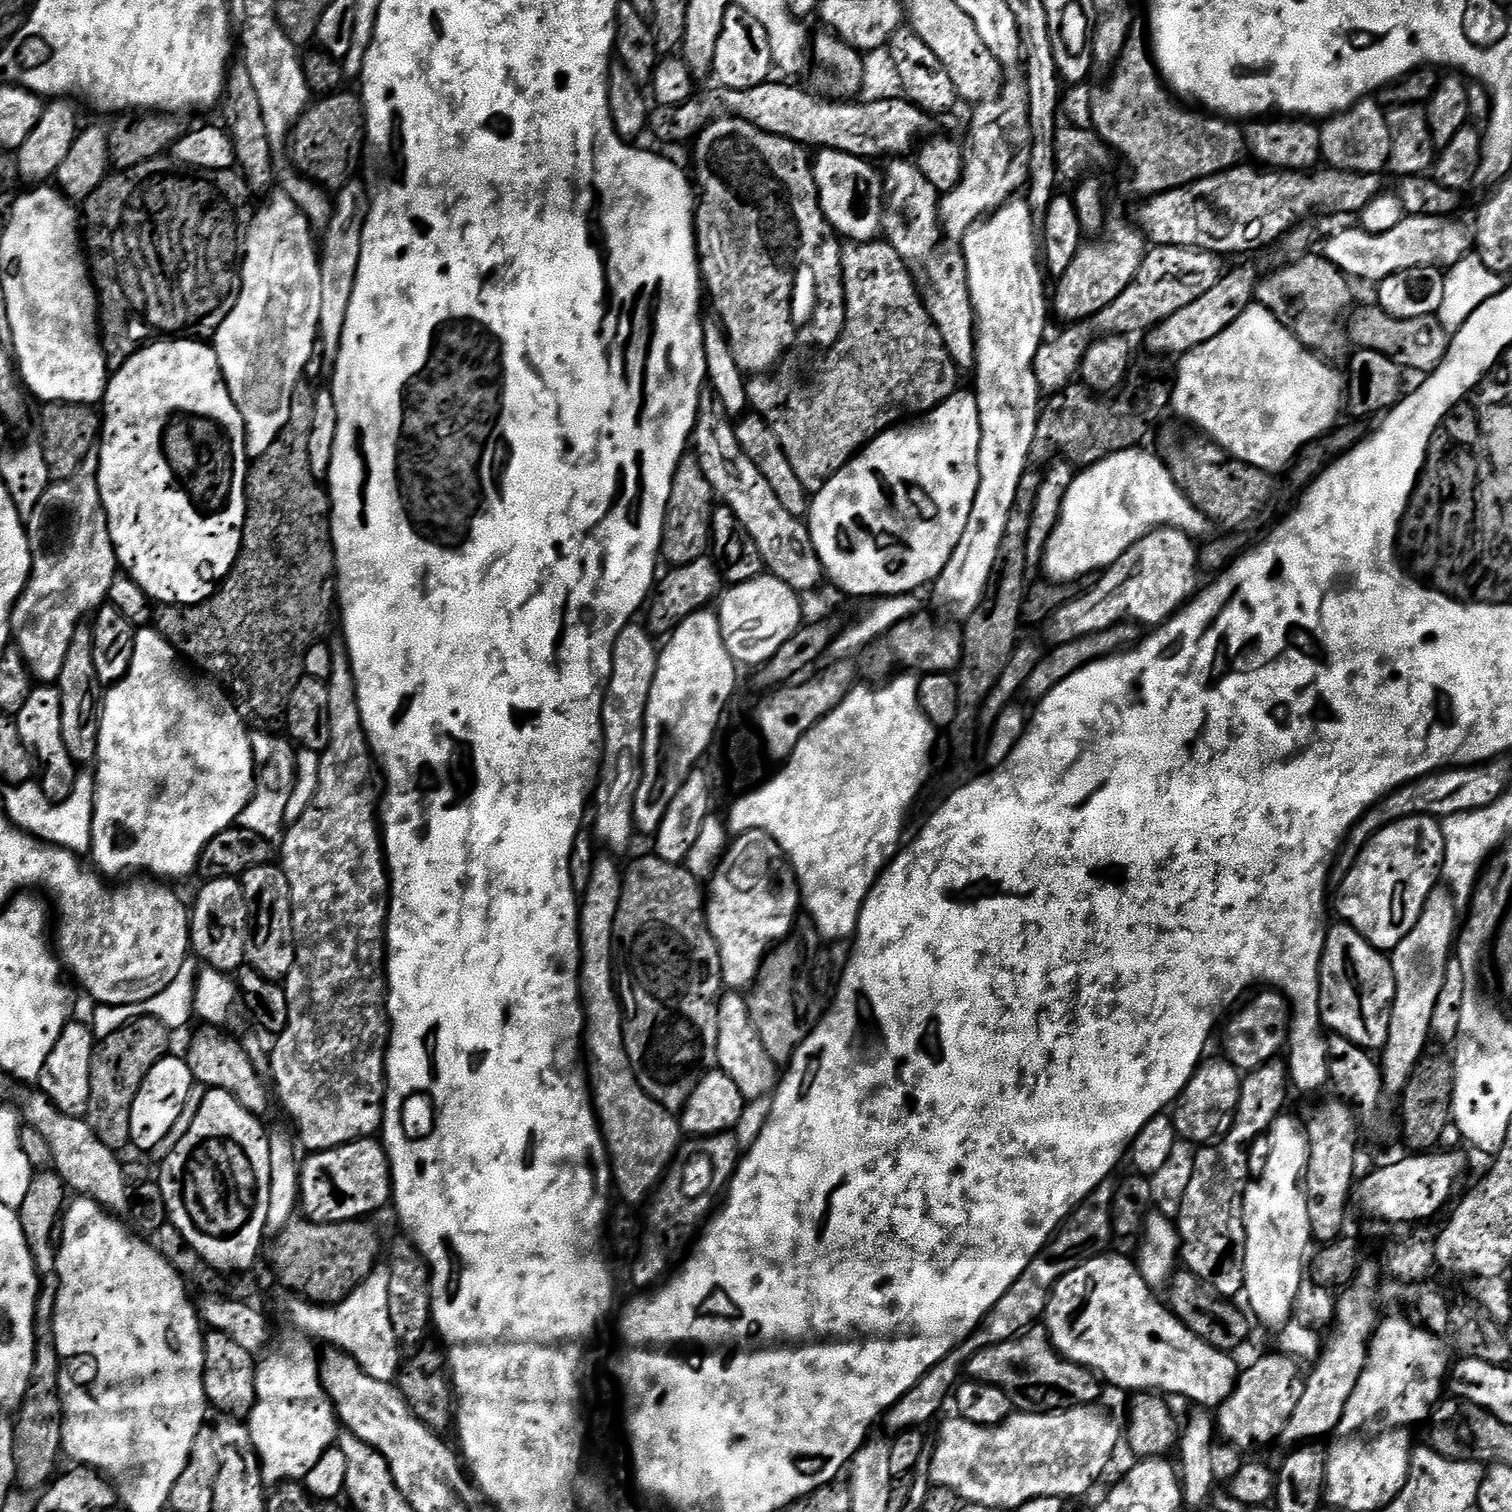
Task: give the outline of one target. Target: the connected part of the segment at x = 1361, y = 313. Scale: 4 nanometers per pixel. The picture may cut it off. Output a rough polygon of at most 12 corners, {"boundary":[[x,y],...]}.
{"boundary":[[1375,303],[1346,320],[1357,349],[1432,372],[1448,353],[1439,315],[1394,318]]}

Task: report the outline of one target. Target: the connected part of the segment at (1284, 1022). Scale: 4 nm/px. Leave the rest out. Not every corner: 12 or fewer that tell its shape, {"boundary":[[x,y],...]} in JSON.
{"boundary":[[1260,990],[1227,1017],[1223,1059],[1244,1074],[1288,1043],[1288,1001]]}

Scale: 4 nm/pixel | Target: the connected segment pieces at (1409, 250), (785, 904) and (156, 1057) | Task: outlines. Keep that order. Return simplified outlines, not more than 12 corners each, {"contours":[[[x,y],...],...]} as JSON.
{"contours":[[[1456,218],[1344,228],[1322,255],[1349,278],[1453,268],[1473,248]],[[760,828],[706,884],[723,987],[748,990],[789,939],[800,885]],[[152,1016],[114,1027],[92,1051],[86,1117],[98,1142],[130,1144],[130,1110],[169,1055]]]}

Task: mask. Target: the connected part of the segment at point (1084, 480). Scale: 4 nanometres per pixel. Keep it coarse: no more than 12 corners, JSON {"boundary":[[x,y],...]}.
{"boundary":[[1139,447],[1073,475],[1049,581],[1099,573],[1155,528],[1207,534]]}

